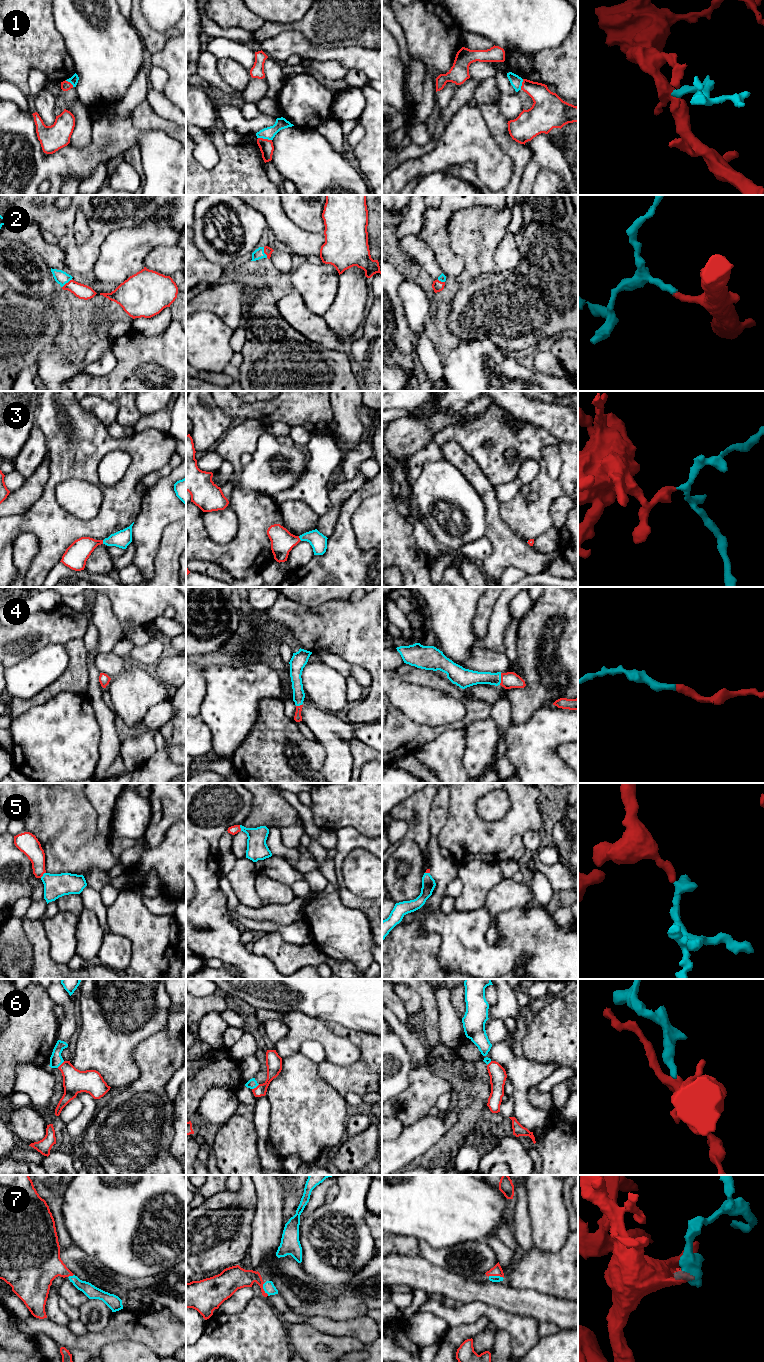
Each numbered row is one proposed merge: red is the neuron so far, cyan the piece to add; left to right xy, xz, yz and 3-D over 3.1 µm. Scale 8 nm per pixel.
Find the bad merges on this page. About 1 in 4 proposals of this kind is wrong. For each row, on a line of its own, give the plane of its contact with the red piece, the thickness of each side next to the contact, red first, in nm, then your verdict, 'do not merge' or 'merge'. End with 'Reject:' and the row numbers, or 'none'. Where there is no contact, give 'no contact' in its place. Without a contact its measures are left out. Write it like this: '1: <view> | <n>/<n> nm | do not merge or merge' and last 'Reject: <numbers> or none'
1: xz | 110/100 nm | do not merge
2: xz | 70/80 nm | merge
3: xz | 190/140 nm | merge
4: yz | 130/120 nm | merge
5: xy | 160/190 nm | merge
6: xz | 130/80 nm | merge
7: xz | 190/90 nm | merge
Reject: 1

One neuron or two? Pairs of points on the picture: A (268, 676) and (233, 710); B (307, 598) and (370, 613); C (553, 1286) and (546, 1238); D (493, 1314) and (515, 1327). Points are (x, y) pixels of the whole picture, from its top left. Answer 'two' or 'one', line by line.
A: one
B: two
C: two
D: one

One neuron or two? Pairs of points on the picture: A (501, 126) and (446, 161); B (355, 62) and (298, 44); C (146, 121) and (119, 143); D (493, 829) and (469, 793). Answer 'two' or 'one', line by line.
A: two
B: one
C: two
D: one

